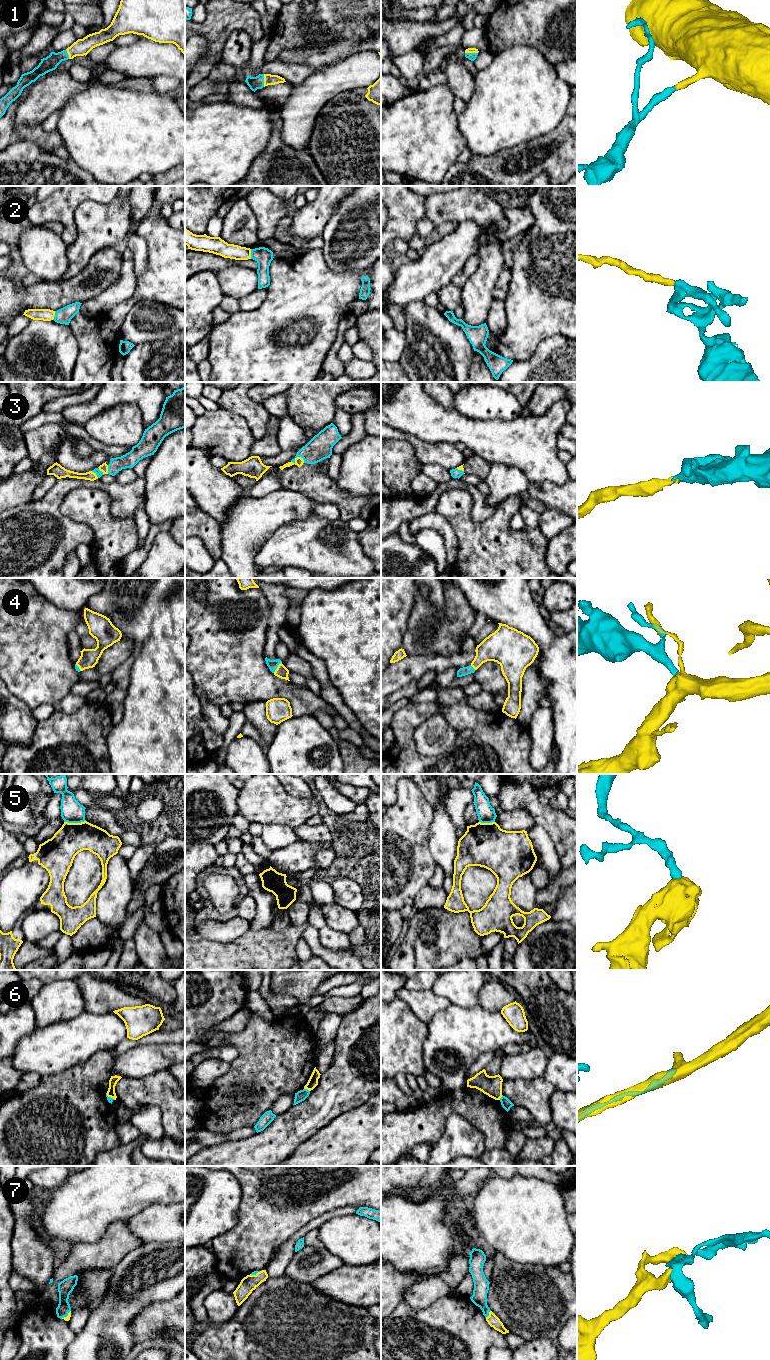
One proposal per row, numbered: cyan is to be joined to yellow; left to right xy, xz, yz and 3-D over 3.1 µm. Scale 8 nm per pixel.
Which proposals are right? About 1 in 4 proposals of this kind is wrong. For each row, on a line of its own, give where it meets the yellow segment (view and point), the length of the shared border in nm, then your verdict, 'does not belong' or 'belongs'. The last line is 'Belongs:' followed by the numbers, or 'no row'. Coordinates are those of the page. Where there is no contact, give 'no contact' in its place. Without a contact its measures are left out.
1: contact yz (471, 52); length 110 nm; belongs
2: contact xz (250, 254); length 80 nm; does not belong
3: contact xz (297, 457); length 110 nm; belongs
4: contact xz (277, 667); length 110 nm; belongs
5: contact xy (74, 823); length 180 nm; does not belong
6: contact xz (307, 1089); length 50 nm; does not belong
7: contact yz (489, 1314); length 70 nm; belongs
Belongs: 1, 3, 4, 7

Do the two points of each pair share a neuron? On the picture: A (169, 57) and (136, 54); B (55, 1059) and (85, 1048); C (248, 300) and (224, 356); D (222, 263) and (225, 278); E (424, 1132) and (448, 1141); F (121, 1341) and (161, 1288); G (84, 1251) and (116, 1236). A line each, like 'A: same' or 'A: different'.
A: same
B: same
C: different
D: different
E: different
F: same
G: same

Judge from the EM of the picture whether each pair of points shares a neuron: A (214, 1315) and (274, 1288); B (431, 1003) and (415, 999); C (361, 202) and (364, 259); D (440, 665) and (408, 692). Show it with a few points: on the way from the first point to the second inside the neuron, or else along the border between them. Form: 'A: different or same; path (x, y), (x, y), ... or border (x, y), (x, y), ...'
A: different; border (239, 1306), (230, 1318), (221, 1322)
B: same; path (427, 1003), (419, 1001)
C: same; path (363, 216), (363, 245)
D: different; border (418, 679), (410, 681), (397, 690)

